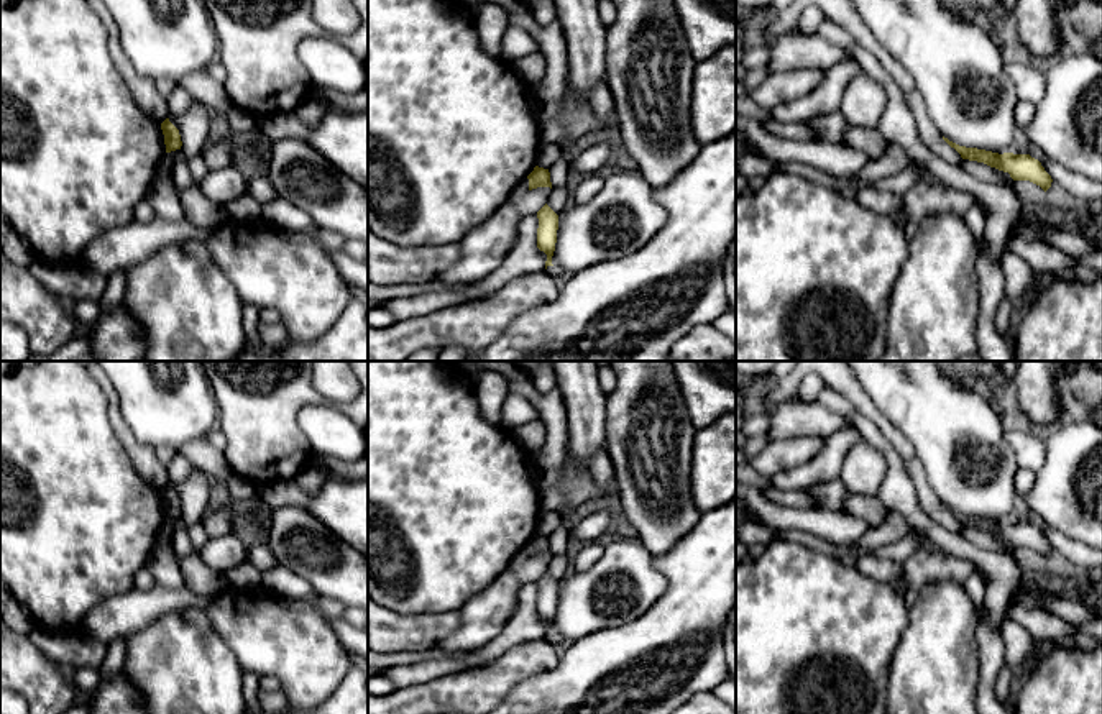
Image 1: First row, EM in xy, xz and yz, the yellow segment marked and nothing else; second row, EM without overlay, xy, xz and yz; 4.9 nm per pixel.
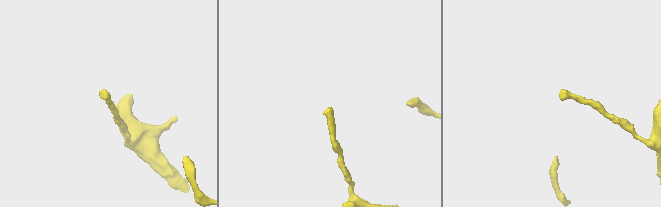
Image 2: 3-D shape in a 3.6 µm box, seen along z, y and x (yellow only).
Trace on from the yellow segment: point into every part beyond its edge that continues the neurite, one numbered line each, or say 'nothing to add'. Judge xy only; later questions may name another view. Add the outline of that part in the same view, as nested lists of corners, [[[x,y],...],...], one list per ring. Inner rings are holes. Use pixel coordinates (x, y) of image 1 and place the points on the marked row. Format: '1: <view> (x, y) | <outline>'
nothing to add

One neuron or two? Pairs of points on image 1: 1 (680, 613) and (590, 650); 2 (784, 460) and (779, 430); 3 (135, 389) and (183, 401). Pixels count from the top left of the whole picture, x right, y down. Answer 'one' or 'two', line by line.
1: one
2: two
3: one

